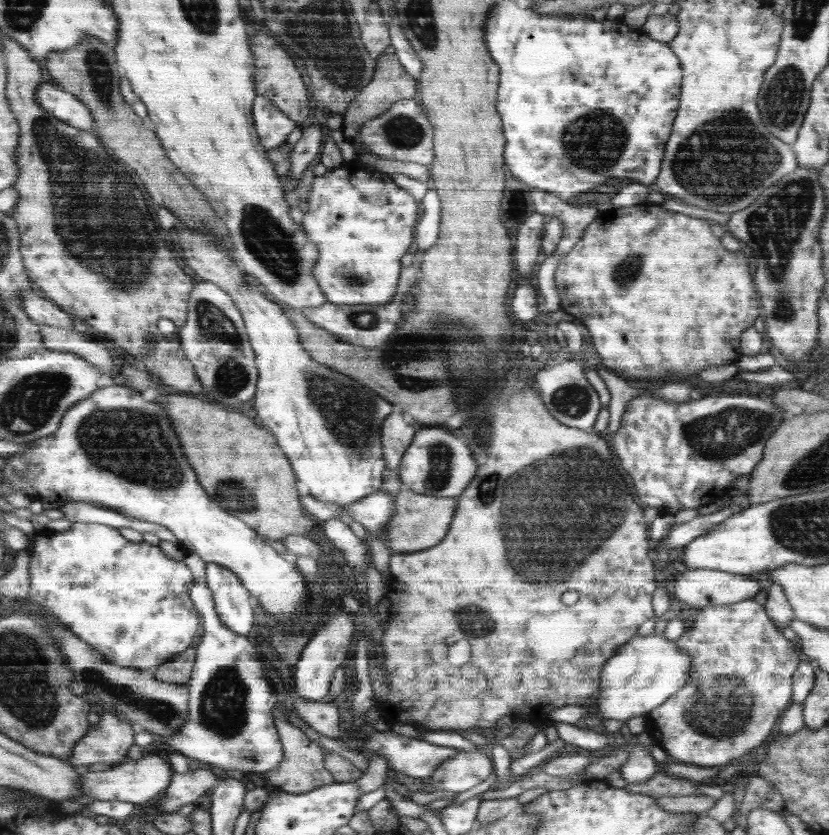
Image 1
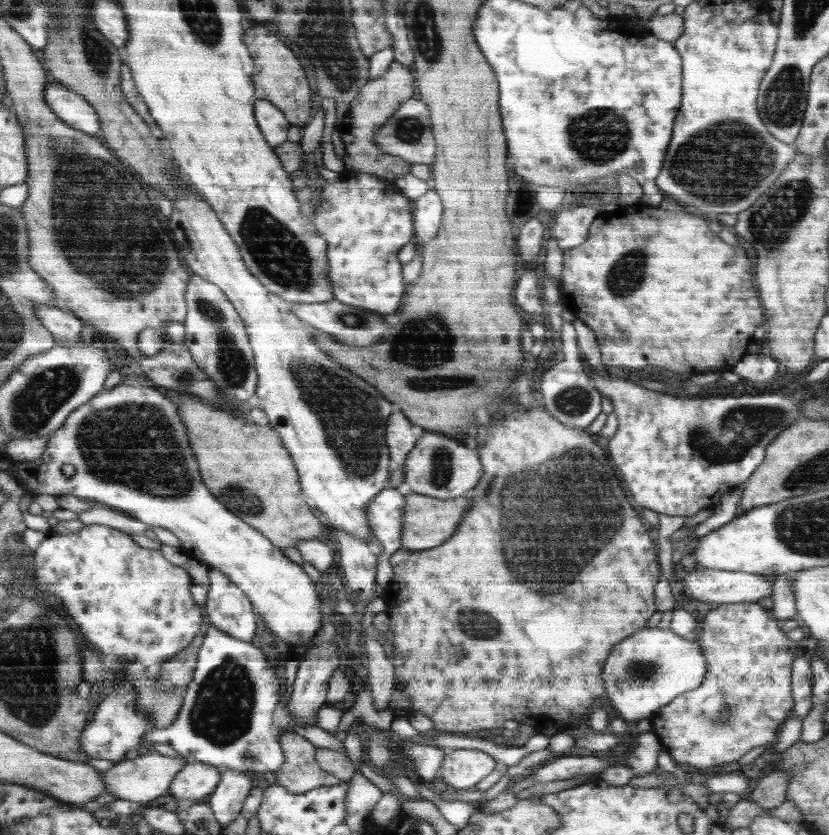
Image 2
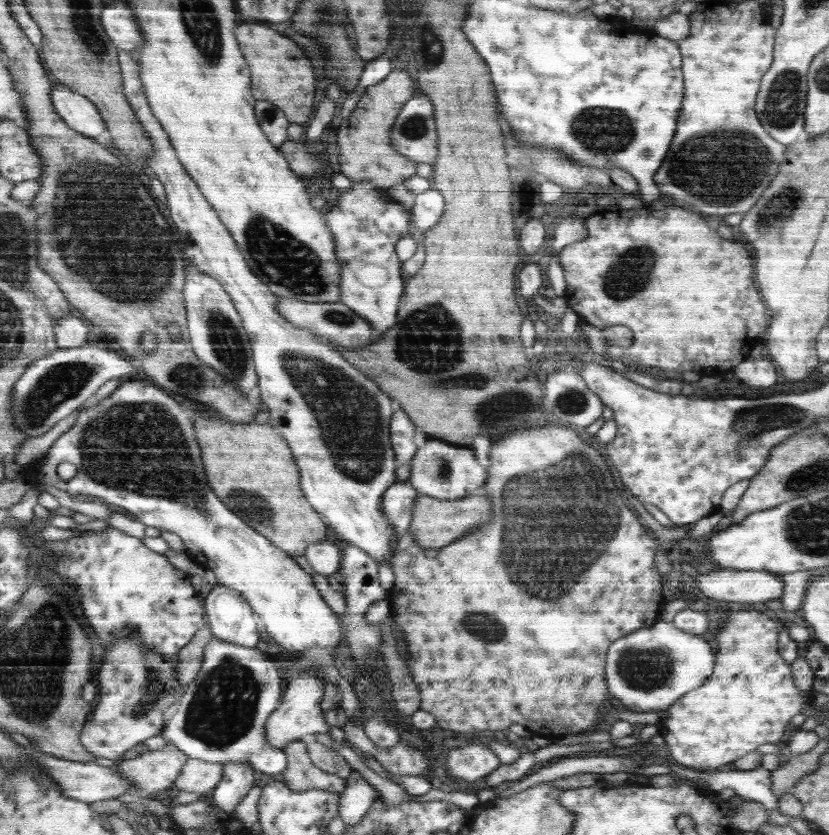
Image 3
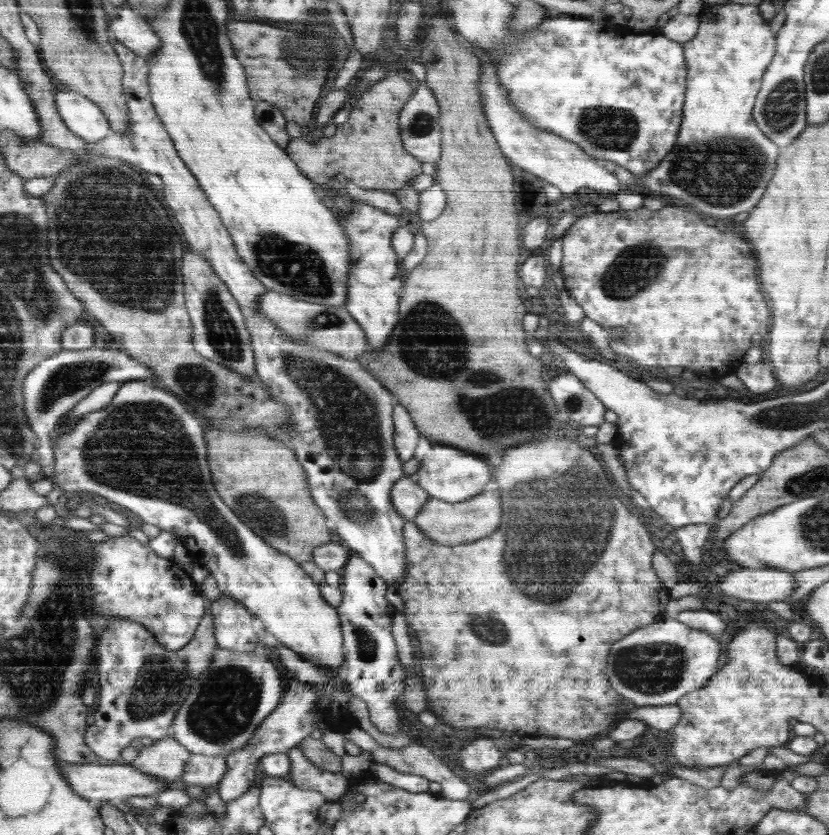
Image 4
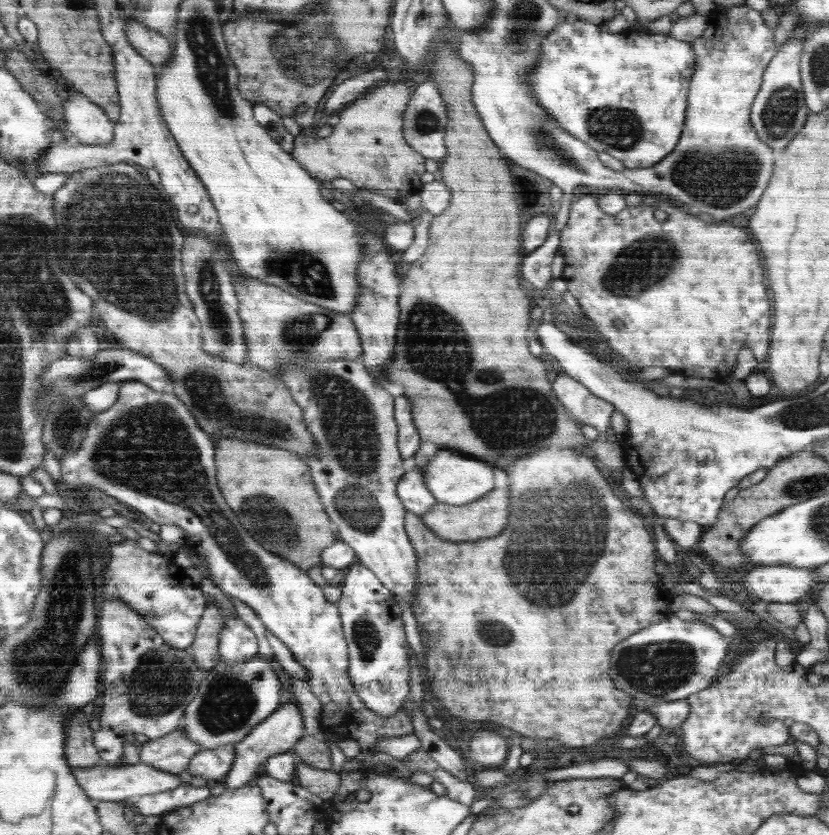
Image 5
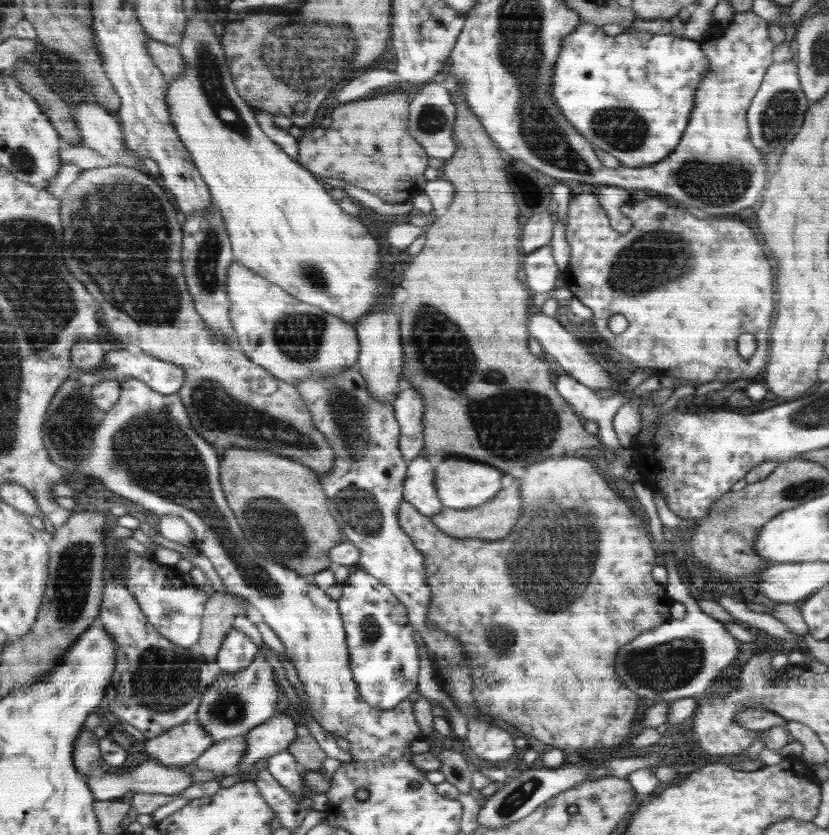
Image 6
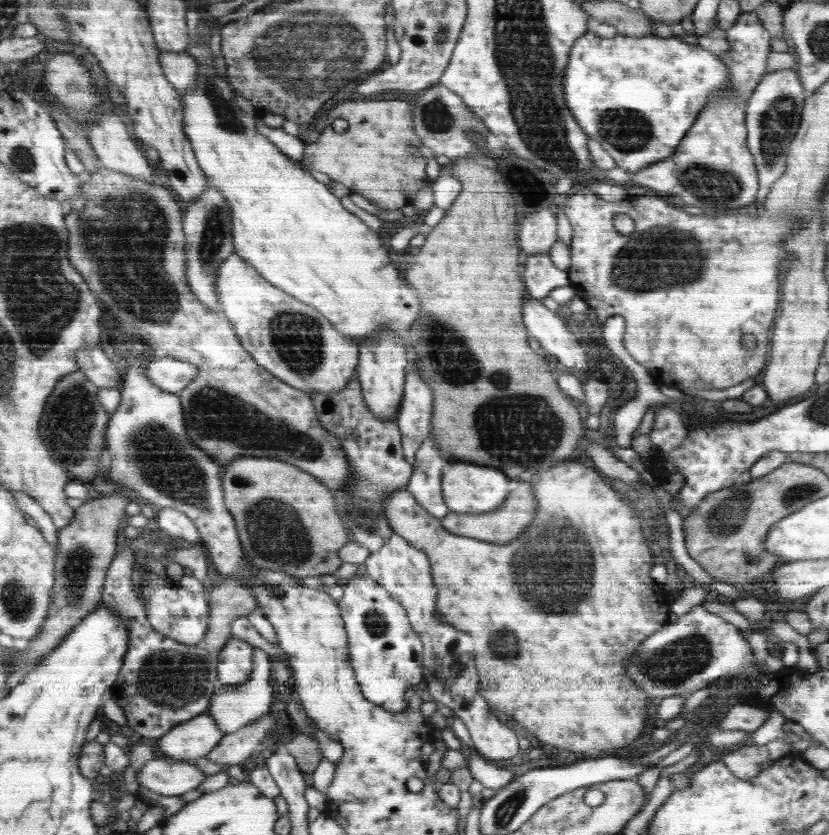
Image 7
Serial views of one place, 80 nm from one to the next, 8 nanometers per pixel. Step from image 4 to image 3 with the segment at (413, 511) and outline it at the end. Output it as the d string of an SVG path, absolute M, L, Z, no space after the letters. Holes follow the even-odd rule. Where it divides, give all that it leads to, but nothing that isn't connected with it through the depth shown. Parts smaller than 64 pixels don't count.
M396 481L390 485L387 492L384 494L384 509L385 516L389 522L395 526L395 538L398 540L402 535L407 534L410 526L411 514L413 506L419 492L408 481L399 483Z

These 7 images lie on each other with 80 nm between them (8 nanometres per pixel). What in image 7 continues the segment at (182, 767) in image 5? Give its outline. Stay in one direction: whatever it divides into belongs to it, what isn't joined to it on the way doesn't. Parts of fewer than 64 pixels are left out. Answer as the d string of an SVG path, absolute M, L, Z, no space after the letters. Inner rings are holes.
M207 711L169 730L156 742L160 756L195 762L221 744L226 732L217 726L216 718Z

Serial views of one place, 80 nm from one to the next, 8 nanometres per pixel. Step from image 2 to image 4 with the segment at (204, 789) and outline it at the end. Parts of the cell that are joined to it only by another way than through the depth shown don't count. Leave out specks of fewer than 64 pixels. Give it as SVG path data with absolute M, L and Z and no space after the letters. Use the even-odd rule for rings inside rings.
M194 754L185 765L185 772L180 777L179 785L208 787L217 784L227 769L225 758Z

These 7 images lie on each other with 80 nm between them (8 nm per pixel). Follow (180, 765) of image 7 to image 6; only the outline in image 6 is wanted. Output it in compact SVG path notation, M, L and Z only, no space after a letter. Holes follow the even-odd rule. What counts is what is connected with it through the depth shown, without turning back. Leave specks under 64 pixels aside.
M148 759L143 763L134 765L133 769L118 770L111 772L100 772L94 775L88 775L86 782L88 782L89 789L92 790L93 797L99 801L112 801L113 799L123 800L127 792L143 792L144 794L167 794L173 795L180 793L181 790L188 789L190 785L194 784L191 771L193 769L189 766L164 766L157 760Z

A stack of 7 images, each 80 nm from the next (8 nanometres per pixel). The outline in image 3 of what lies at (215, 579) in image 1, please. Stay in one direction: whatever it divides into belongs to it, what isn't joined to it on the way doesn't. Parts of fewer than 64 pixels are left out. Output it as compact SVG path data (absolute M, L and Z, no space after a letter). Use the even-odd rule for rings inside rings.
M217 582L205 597L205 604L208 625L212 628L214 636L224 642L256 648L260 640L259 632L256 630L258 619L238 591Z

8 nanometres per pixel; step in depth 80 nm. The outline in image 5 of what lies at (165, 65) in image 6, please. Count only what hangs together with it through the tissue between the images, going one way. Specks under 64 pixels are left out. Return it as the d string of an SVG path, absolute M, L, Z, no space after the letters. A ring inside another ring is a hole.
M133 16L129 18L128 41L146 59L157 67L163 67L171 60L173 54L173 41L163 37L158 31L152 30L138 22Z

